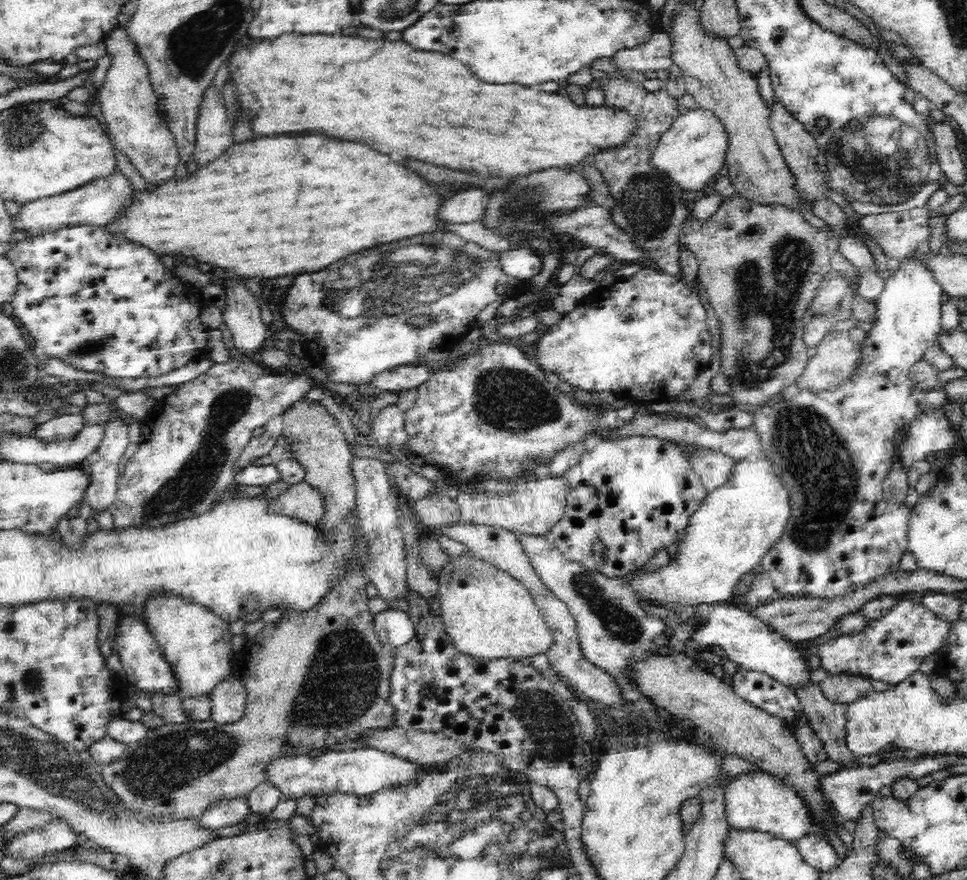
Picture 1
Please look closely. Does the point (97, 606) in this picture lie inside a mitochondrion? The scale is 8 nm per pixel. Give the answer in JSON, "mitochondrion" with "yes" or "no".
{"mitochondrion":"no"}

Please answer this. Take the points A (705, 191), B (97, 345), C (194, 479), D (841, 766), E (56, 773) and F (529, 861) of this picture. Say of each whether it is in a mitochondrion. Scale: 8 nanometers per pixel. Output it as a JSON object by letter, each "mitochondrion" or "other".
{"A":"other","B":"mitochondrion","C":"mitochondrion","D":"other","E":"mitochondrion","F":"mitochondrion"}

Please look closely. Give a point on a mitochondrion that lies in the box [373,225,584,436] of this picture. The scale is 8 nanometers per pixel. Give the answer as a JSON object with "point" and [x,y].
{"point":[506,399]}

